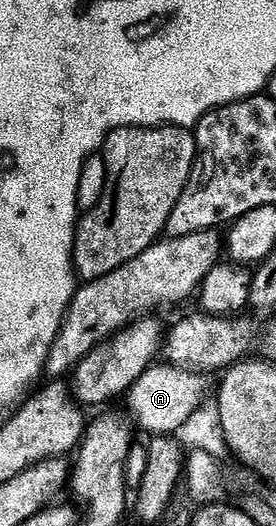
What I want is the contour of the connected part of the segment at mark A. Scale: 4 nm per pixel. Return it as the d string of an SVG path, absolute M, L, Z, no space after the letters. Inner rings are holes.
M160 361L148 367L126 396L126 402L132 406L131 414L139 430L141 427L142 430L148 431L149 436L179 432L180 427L190 420L195 411L205 406L208 383L204 379L207 378L201 372L190 371L187 367L174 367L167 361Z

